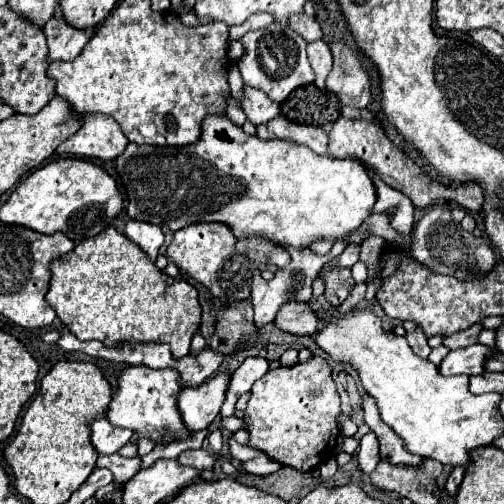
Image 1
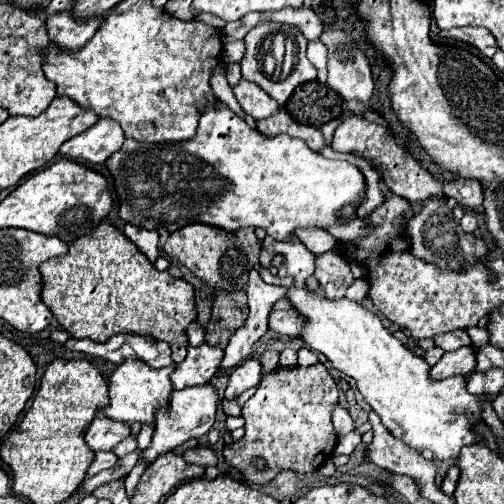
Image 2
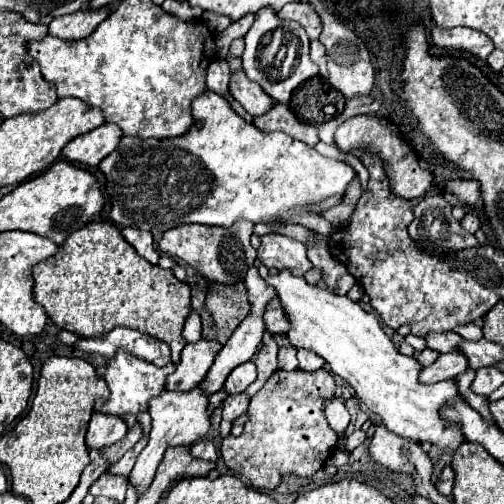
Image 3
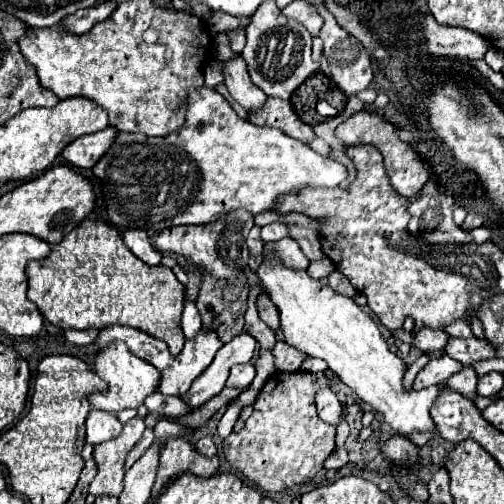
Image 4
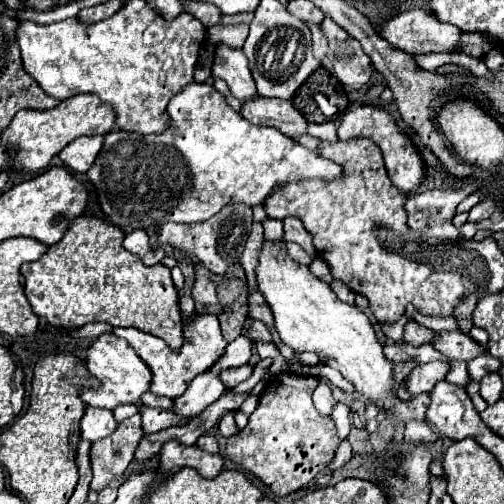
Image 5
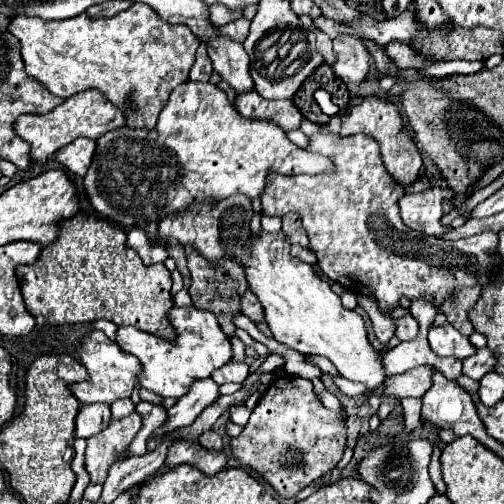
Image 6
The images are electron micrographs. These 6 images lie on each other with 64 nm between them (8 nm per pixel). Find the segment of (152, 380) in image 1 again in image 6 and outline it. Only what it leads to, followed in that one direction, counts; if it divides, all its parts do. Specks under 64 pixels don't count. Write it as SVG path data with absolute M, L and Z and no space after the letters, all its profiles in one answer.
M90 332L88 336L82 338L82 344L78 348L78 358L80 362L86 366L88 374L90 374L90 380L86 382L76 382L72 384L72 394L76 394L76 398L82 402L82 404L96 404L96 402L102 402L102 404L112 404L116 400L122 400L122 398L130 398L132 392L140 386L140 378L138 374L142 372L140 368L140 360L130 354L130 352L124 352L114 340L110 340L104 332Z

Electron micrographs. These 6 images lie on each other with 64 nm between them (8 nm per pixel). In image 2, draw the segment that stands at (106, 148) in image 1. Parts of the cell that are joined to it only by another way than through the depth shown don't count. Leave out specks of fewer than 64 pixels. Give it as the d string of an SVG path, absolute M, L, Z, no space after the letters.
M98 118L98 122L82 134L70 138L60 146L60 154L68 158L84 158L88 162L106 162L124 144L124 132L112 118Z

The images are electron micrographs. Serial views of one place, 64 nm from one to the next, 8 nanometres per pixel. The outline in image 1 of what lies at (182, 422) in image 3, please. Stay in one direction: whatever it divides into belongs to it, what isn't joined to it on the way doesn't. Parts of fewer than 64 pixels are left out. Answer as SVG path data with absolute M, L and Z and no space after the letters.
M224 370L200 386L184 388L184 392L180 392L180 412L188 428L198 432L210 426L224 404L230 378L232 372Z

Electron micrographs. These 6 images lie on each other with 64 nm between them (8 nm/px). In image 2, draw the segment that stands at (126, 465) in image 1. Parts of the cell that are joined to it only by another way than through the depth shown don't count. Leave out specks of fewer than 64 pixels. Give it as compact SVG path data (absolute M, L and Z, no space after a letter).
M96 452L96 458L92 462L92 466L88 468L88 476L106 470L106 468L114 468L114 464L118 464L120 458L116 458L112 452Z

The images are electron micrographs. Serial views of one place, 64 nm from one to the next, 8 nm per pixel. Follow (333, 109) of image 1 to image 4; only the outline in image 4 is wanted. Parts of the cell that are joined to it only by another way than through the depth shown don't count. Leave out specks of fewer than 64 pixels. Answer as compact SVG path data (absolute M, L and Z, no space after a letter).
M316 72L314 76L310 76L292 94L292 108L300 116L302 122L314 126L326 120L316 112L318 100L328 100L328 104L332 104L338 112L342 112L346 106L346 96L322 72Z

